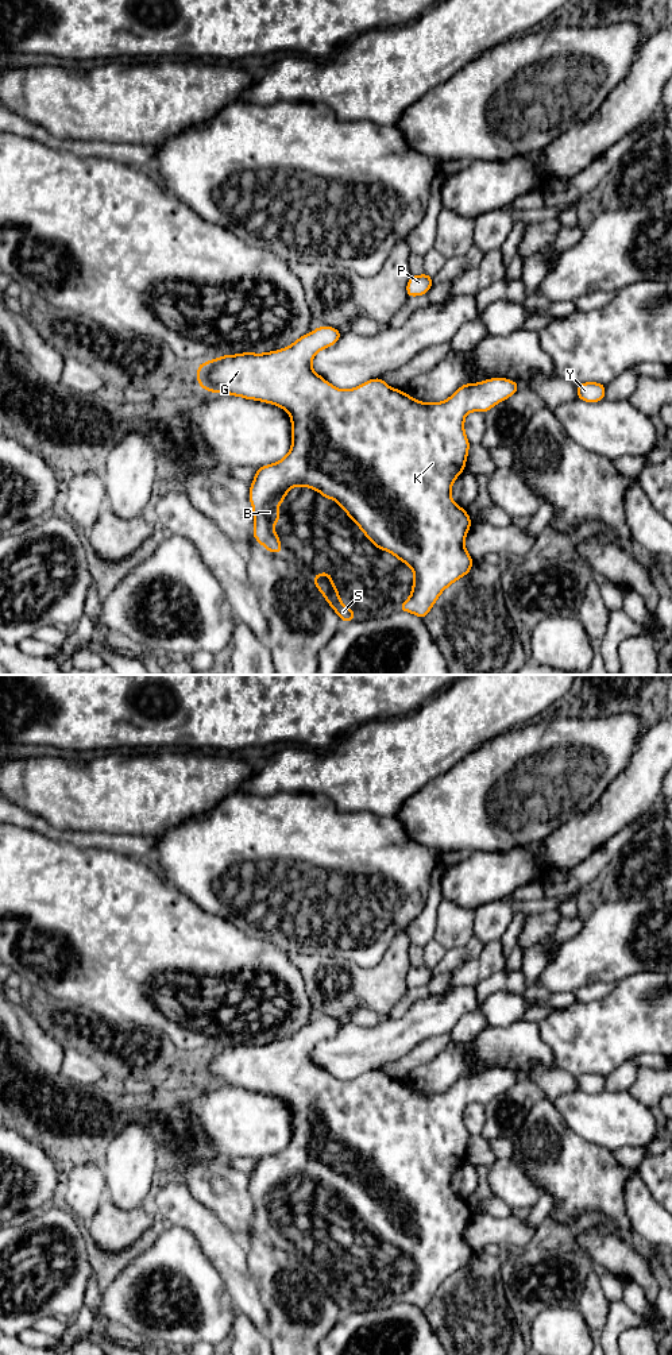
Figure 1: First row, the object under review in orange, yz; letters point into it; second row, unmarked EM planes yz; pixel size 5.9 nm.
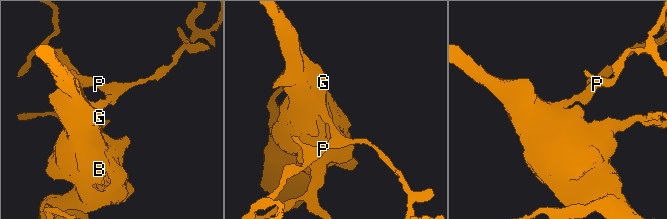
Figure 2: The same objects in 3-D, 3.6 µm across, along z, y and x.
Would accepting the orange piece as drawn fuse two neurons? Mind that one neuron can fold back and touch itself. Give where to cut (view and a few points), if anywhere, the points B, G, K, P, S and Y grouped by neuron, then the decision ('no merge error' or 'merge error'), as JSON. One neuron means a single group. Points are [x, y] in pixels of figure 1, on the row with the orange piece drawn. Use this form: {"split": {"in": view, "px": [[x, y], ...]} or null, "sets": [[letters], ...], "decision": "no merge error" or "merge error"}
{"split": null, "sets": [["B", "G", "K", "P", "S", "Y"]], "decision": "no merge error"}

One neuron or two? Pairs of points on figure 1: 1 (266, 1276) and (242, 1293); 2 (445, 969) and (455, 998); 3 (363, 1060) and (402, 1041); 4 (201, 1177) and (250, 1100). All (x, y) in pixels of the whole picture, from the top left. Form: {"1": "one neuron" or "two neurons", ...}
{"1": "one neuron", "2": "two neurons", "3": "one neuron", "4": "two neurons"}

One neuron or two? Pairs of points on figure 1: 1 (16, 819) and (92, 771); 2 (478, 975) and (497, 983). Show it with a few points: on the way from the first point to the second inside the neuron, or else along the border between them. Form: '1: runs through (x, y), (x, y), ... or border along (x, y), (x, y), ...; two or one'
1: border along (14, 803), (42, 817), (56, 827); two
2: border along (502, 969), (474, 987); two

